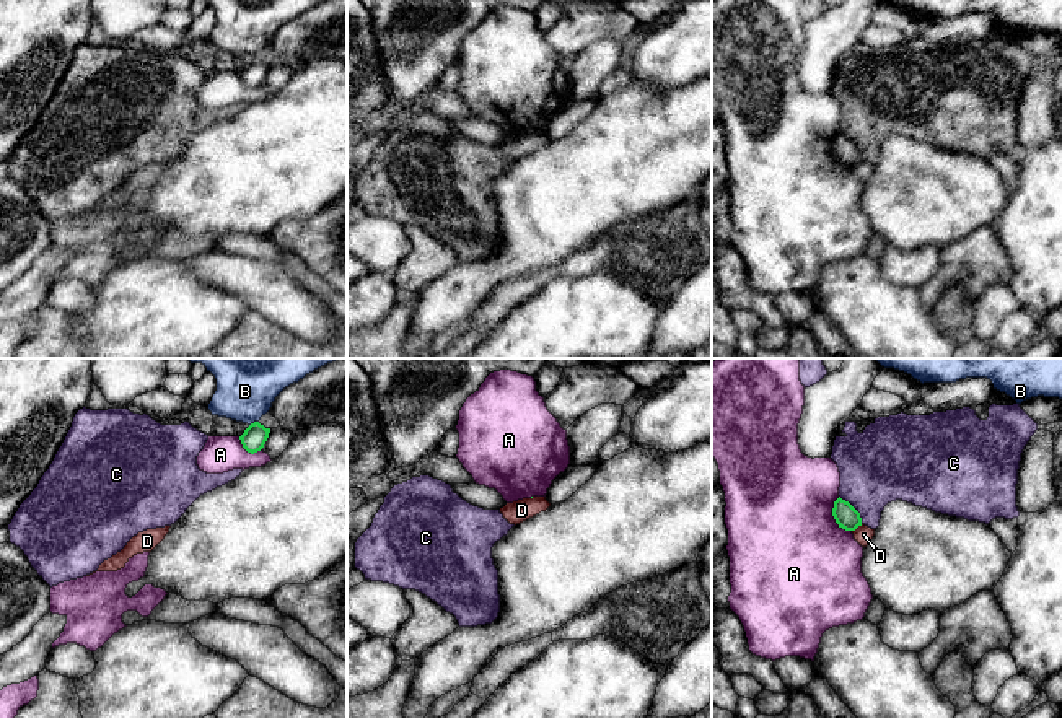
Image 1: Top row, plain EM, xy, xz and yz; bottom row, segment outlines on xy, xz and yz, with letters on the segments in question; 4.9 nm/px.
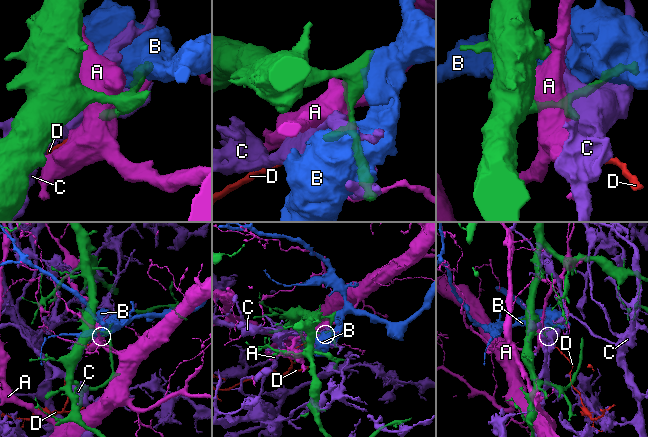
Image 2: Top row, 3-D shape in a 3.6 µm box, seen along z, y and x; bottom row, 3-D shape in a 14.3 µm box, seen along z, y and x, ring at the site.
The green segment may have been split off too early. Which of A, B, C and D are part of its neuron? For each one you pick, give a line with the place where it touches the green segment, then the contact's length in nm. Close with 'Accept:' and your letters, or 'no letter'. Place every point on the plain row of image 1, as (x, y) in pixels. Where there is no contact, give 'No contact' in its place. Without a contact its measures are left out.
Accept: no letter

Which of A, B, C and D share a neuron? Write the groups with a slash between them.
A / B / C / D

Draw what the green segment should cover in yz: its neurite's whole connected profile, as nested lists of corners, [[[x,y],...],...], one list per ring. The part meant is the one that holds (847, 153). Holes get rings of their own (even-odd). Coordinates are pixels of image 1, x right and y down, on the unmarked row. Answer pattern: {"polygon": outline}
{"polygon": [[[840,132],[834,137],[832,151],[839,163],[845,166],[855,166],[862,161],[860,148]]]}

